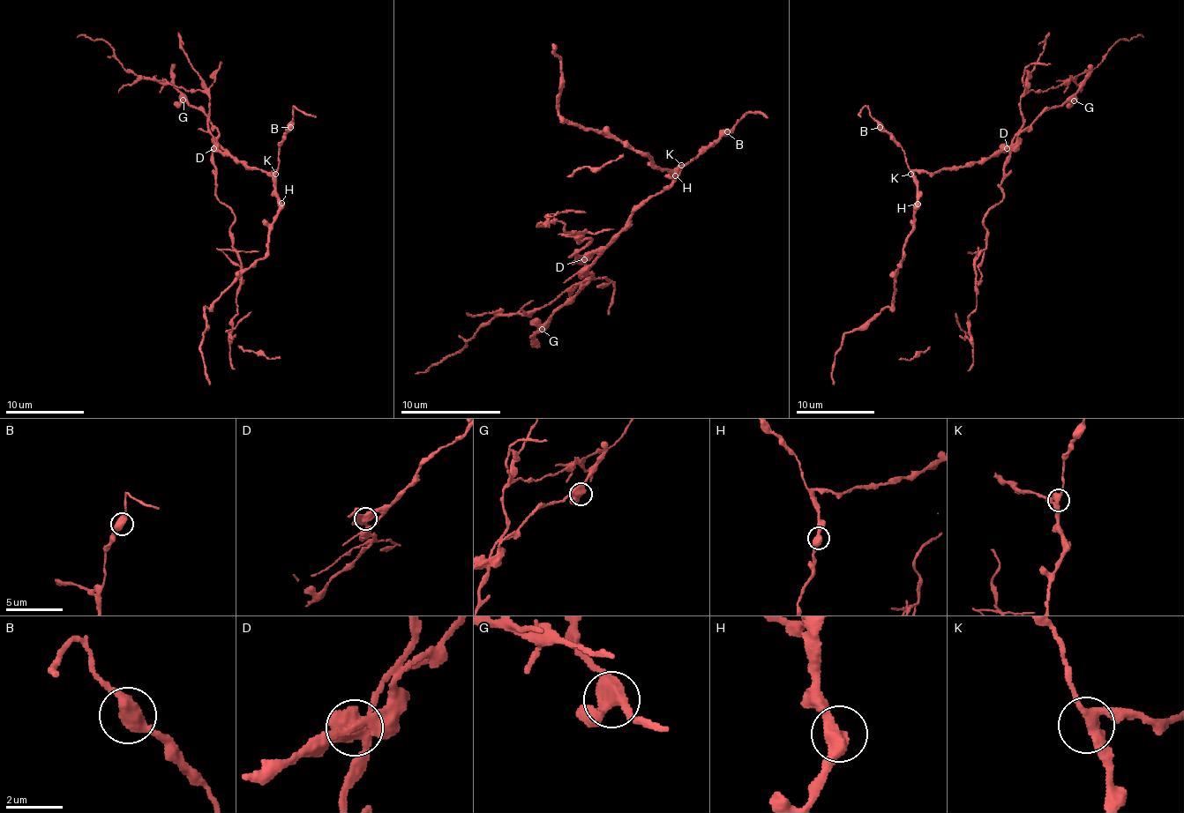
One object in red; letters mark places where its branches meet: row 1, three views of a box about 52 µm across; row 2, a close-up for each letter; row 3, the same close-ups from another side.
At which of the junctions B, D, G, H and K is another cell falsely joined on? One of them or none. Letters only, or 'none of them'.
D

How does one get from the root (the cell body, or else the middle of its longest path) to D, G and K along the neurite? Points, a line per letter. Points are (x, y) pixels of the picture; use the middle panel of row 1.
D: (623, 227), (604, 247), (593, 249), (585, 259)
G: (623, 227), (611, 237), (587, 270), (590, 277), (586, 284), (570, 302), (565, 302), (542, 329)
K: (623, 227), (635, 210), (654, 195), (663, 192), (672, 182), (675, 172), (681, 165)

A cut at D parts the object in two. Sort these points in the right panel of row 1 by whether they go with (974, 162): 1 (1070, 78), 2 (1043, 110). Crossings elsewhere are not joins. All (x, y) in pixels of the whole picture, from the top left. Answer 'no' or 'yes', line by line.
1: no
2: yes

